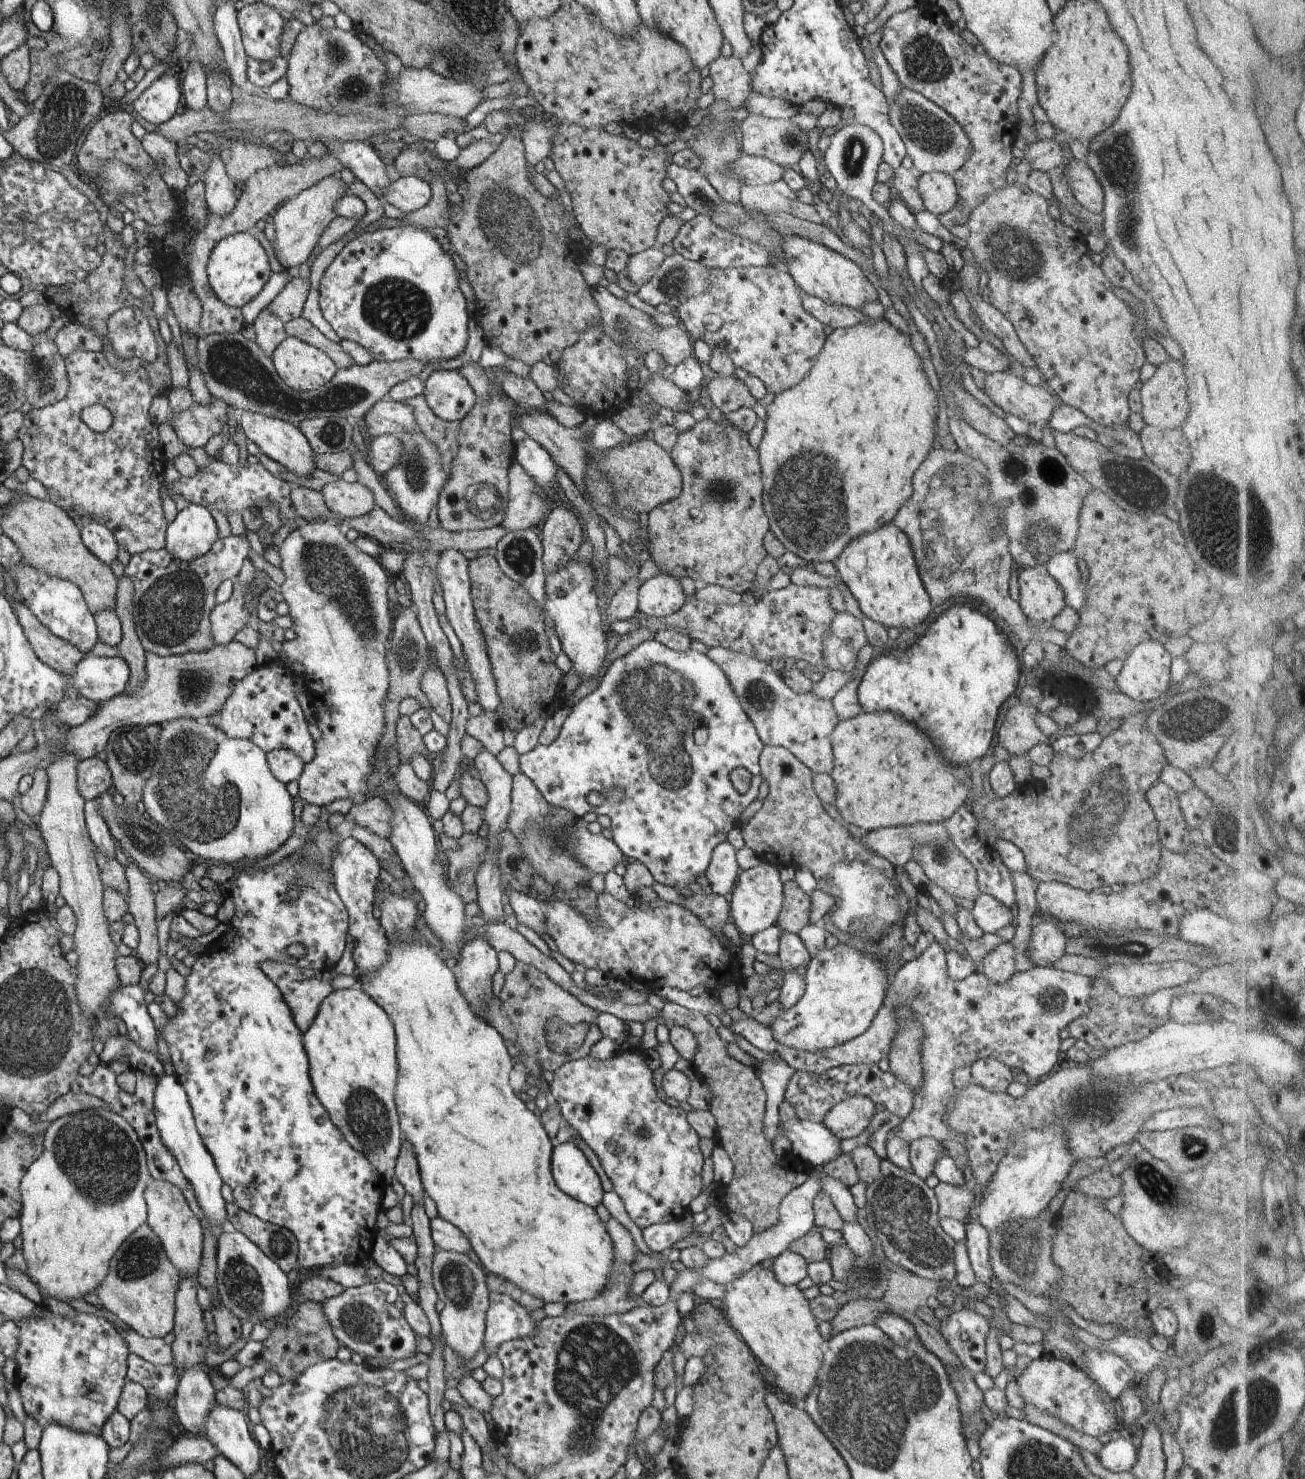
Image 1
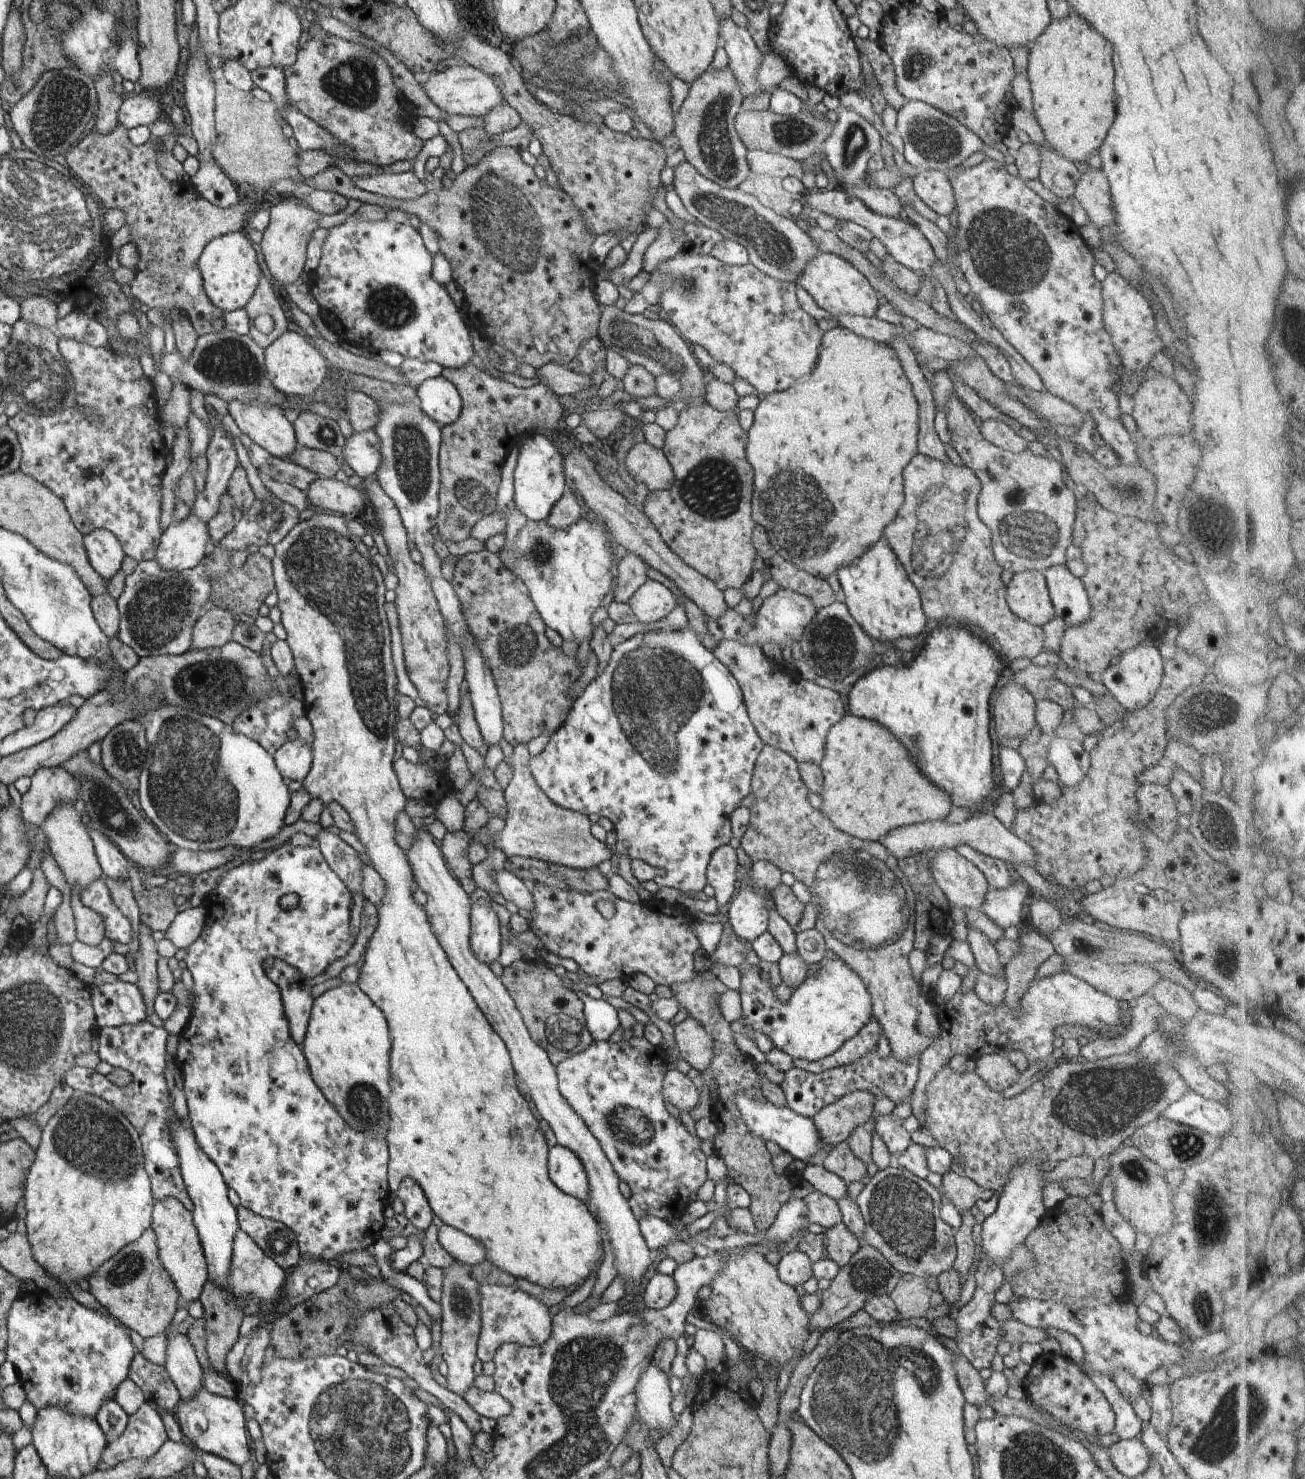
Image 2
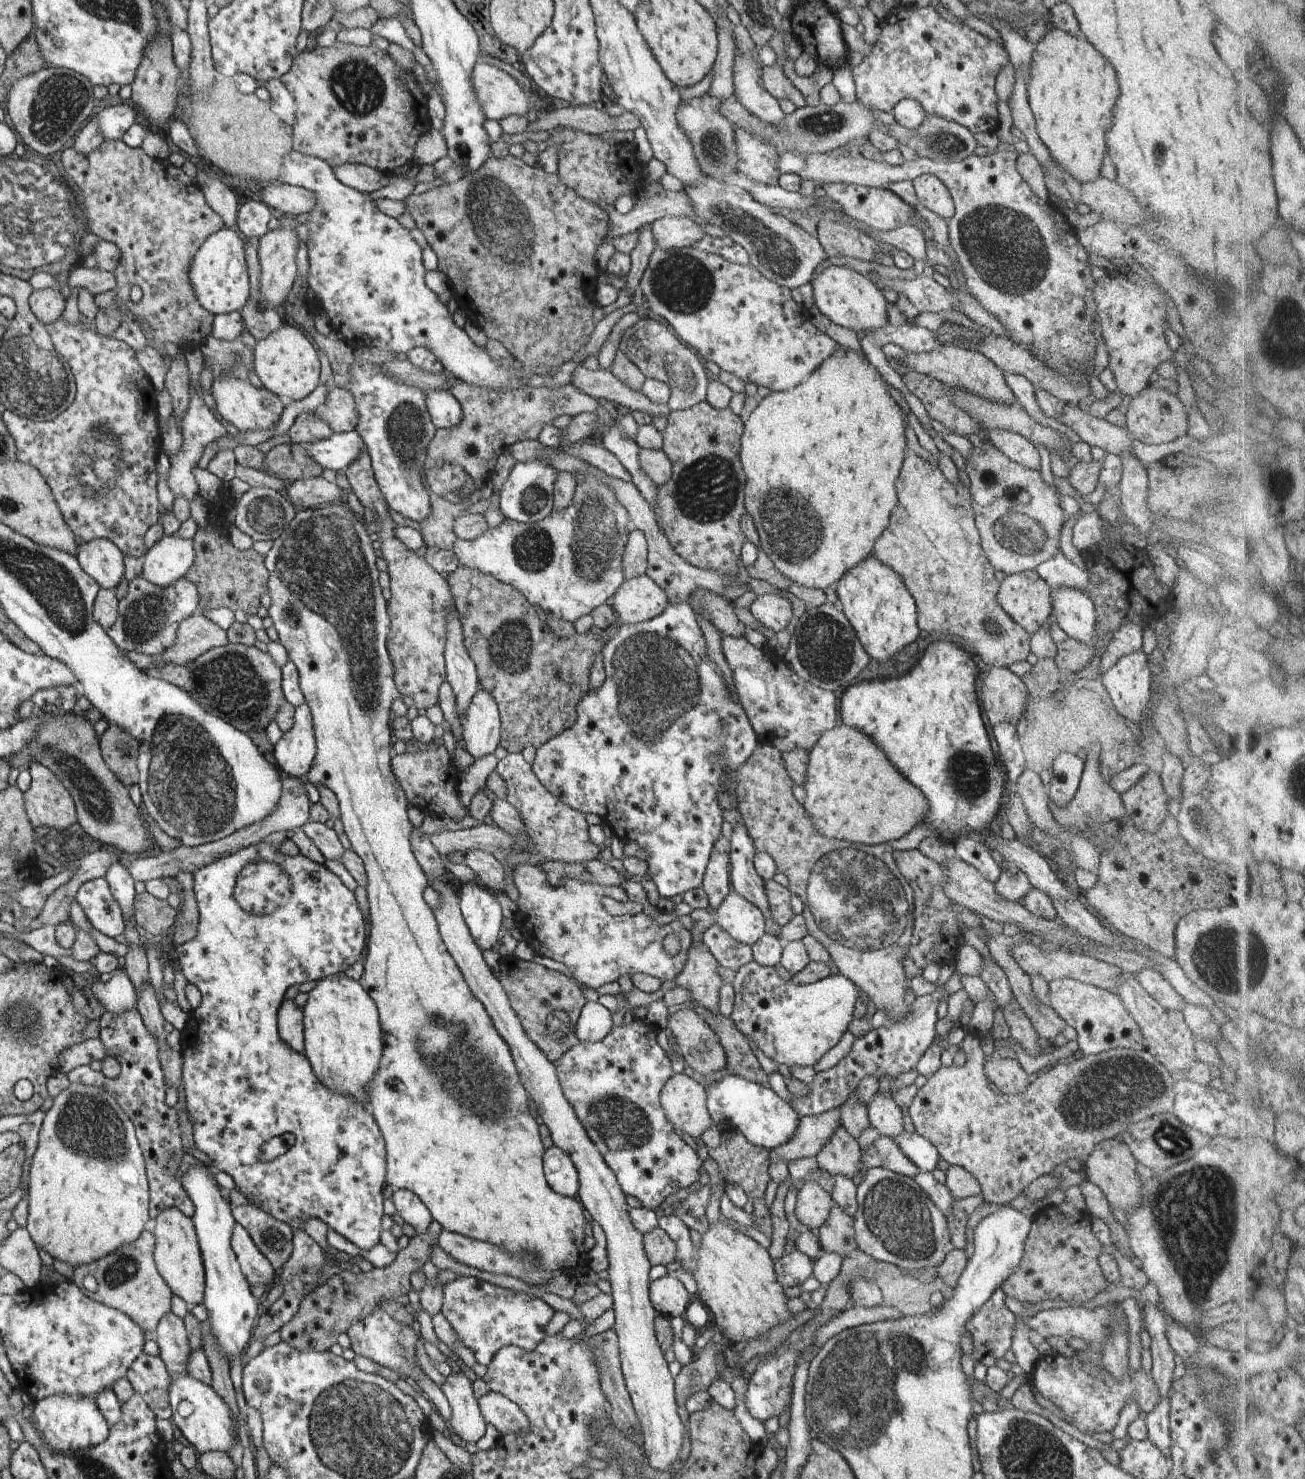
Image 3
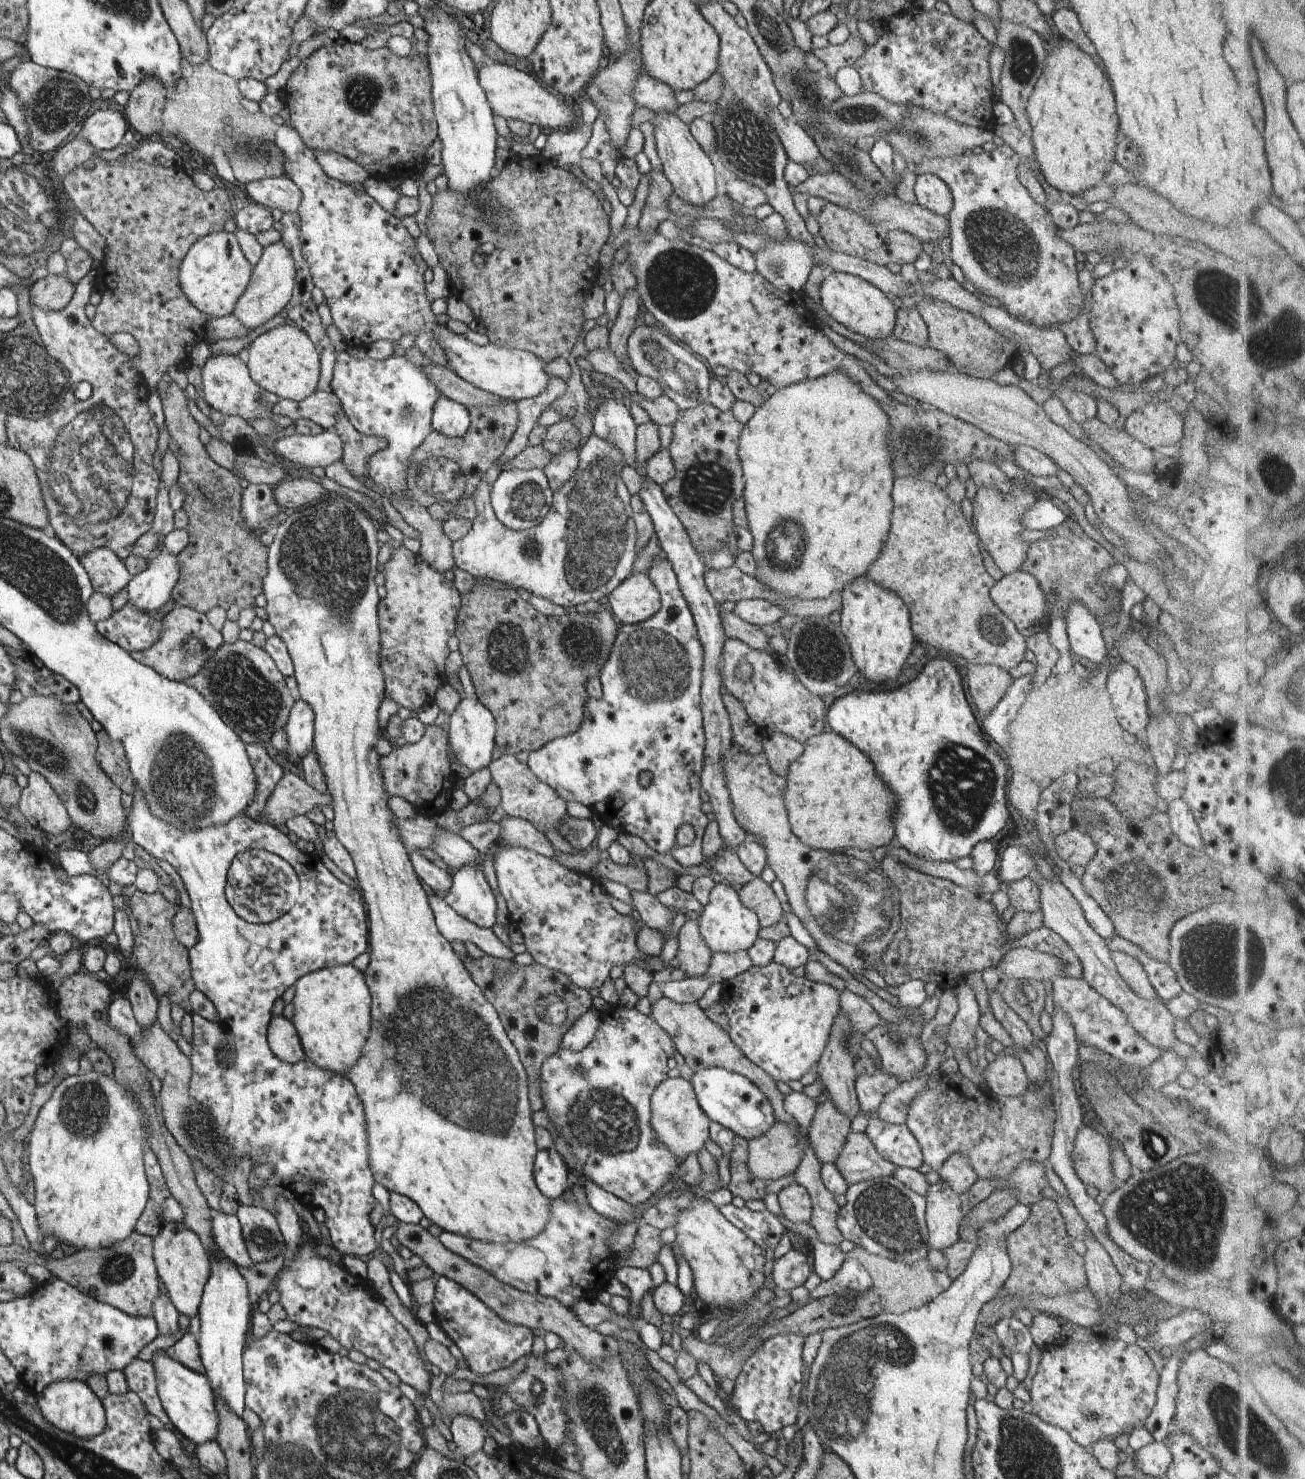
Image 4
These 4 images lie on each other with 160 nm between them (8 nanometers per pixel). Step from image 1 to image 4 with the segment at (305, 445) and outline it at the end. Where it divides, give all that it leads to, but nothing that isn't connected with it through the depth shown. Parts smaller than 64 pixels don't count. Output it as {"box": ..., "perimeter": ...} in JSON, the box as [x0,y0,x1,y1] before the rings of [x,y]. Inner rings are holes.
{"box":[202,354,280,422],"perimeter":[[[212,354],[202,367],[202,385],[204,399],[211,408],[222,415],[239,416],[247,422],[254,418],[271,418],[272,410],[280,402],[278,395],[274,395],[263,387],[260,387],[251,378],[245,359],[240,359],[229,354]]]}

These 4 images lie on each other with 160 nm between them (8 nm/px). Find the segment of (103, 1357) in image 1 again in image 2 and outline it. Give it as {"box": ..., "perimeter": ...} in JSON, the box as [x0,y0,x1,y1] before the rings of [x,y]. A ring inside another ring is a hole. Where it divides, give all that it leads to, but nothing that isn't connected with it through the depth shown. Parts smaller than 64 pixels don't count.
{"box":[5,1291,136,1419],"perimeter":[[[45,1291],[44,1294],[42,1294],[41,1302],[40,1304],[39,1301],[36,1300],[36,1294],[28,1292],[12,1303],[12,1306],[8,1310],[7,1317],[8,1341],[7,1347],[5,1348],[6,1358],[15,1366],[19,1383],[24,1389],[26,1398],[36,1407],[37,1411],[56,1406],[63,1411],[68,1411],[71,1415],[94,1419],[100,1407],[106,1401],[114,1399],[120,1384],[129,1378],[131,1362],[134,1360],[136,1352],[134,1345],[132,1345],[130,1335],[126,1333],[127,1327],[106,1310],[94,1310],[84,1307],[84,1302],[77,1302],[76,1298],[72,1296],[52,1297]]]}

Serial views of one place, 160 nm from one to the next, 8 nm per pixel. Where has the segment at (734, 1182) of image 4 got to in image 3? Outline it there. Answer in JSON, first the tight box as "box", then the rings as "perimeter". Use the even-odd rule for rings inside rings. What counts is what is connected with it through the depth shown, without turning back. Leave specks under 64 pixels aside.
{"box":[710,1132,772,1236],"perimeter":[[[732,1132],[729,1139],[721,1139],[721,1143],[715,1149],[710,1149],[710,1154],[722,1154],[724,1156],[719,1164],[720,1170],[722,1170],[721,1174],[724,1175],[724,1172],[726,1172],[726,1181],[737,1182],[742,1187],[748,1199],[752,1201],[751,1219],[753,1224],[760,1232],[770,1236],[772,1234],[772,1223],[770,1223],[771,1203],[765,1203],[766,1188],[771,1181],[768,1173],[769,1149],[748,1142],[748,1139],[740,1132]],[[734,1154],[743,1154],[743,1157],[740,1160],[734,1160],[732,1158]]]}

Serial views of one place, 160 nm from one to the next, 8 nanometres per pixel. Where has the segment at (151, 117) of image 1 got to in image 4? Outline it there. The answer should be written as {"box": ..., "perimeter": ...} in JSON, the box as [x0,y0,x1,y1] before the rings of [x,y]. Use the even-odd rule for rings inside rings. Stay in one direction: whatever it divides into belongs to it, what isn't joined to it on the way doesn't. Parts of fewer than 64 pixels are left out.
{"box":[77,110,129,150],"perimeter":[[[96,110],[92,116],[87,116],[83,126],[77,130],[90,146],[96,150],[112,150],[124,143],[123,139],[129,130],[124,115],[108,110]]]}

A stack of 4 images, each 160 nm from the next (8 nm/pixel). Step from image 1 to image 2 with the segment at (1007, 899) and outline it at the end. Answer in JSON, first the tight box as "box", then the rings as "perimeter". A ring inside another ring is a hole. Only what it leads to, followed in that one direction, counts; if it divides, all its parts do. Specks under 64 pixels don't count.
{"box":[955,844,1013,890],"perimeter":[[[960,844],[955,849],[958,854],[969,860],[984,874],[990,888],[996,890],[1010,888],[1013,883],[1013,871],[1006,862],[994,857],[987,857],[968,845]]]}

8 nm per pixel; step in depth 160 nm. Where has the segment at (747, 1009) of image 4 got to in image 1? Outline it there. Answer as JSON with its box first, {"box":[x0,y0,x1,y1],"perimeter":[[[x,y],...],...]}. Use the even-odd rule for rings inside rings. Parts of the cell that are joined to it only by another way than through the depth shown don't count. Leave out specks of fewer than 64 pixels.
{"box":[770,943,895,1052],"perimeter":[[[839,943],[834,948],[820,950],[809,963],[805,978],[804,995],[792,1006],[781,1010],[780,1015],[770,1026],[777,1044],[794,1048],[798,1052],[816,1052],[840,1046],[863,1034],[871,1026],[876,1014],[880,1011],[891,986],[895,972],[891,972],[885,964],[872,953],[856,949],[849,943]]]}

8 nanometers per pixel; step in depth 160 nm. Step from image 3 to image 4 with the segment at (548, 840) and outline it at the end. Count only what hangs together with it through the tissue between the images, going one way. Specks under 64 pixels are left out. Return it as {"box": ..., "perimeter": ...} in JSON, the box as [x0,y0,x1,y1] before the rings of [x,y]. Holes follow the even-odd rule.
{"box":[489,755,568,831],"perimeter":[[[502,755],[489,765],[491,780],[500,788],[501,805],[499,811],[512,818],[522,818],[530,822],[537,831],[558,829],[562,820],[568,819],[567,803],[558,794],[534,776],[527,764],[518,762],[514,755]]]}

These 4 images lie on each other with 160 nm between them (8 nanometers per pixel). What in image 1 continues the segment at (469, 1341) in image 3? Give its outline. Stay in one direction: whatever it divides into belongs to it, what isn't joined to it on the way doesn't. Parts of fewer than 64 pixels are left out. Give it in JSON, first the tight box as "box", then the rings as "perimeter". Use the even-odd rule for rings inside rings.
{"box":[483,1290,536,1354],"perimeter":[[[509,1290],[490,1292],[483,1343],[486,1352],[495,1354],[504,1342],[530,1338],[536,1330],[536,1323],[531,1320],[530,1311],[512,1300]]]}

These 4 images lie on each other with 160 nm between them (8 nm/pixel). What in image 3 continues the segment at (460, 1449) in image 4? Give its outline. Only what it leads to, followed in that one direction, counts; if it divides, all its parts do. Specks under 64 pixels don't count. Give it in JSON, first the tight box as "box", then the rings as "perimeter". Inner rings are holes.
{"box":[440,1366,487,1444],"perimeter":[[[459,1366],[458,1370],[450,1373],[440,1387],[453,1412],[449,1420],[452,1430],[463,1441],[476,1444],[484,1436],[487,1422],[474,1396],[472,1382]]]}

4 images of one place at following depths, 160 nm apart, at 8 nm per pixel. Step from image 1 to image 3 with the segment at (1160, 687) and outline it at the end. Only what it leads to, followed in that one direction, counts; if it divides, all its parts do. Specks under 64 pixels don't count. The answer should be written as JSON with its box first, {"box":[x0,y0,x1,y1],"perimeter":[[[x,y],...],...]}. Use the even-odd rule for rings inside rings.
{"box":[1101,649,1154,725],"perimeter":[[[1140,649],[1121,657],[1116,662],[1116,665],[1108,671],[1103,672],[1101,676],[1102,684],[1119,714],[1139,725],[1140,722],[1145,721],[1148,717],[1148,706],[1153,696],[1151,684],[1154,676],[1149,665],[1149,660],[1151,660],[1151,657]]]}

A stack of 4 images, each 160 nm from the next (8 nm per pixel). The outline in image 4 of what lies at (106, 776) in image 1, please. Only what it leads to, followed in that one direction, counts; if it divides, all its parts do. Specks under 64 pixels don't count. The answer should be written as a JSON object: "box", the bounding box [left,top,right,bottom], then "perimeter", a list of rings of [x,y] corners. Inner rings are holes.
{"box":[18,772,73,836],"perimeter":[[[30,772],[28,785],[18,798],[18,808],[29,824],[48,836],[62,834],[73,825],[58,791],[38,772]]]}

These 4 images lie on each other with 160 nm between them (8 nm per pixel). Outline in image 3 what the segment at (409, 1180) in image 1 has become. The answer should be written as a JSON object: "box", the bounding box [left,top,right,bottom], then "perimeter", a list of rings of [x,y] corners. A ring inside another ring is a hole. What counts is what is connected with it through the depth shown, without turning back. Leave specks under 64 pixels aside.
{"box":[391,1189,433,1234],"perimeter":[[[408,1189],[391,1191],[391,1195],[398,1214],[414,1227],[415,1234],[429,1233],[428,1226],[433,1218],[422,1199]]]}

